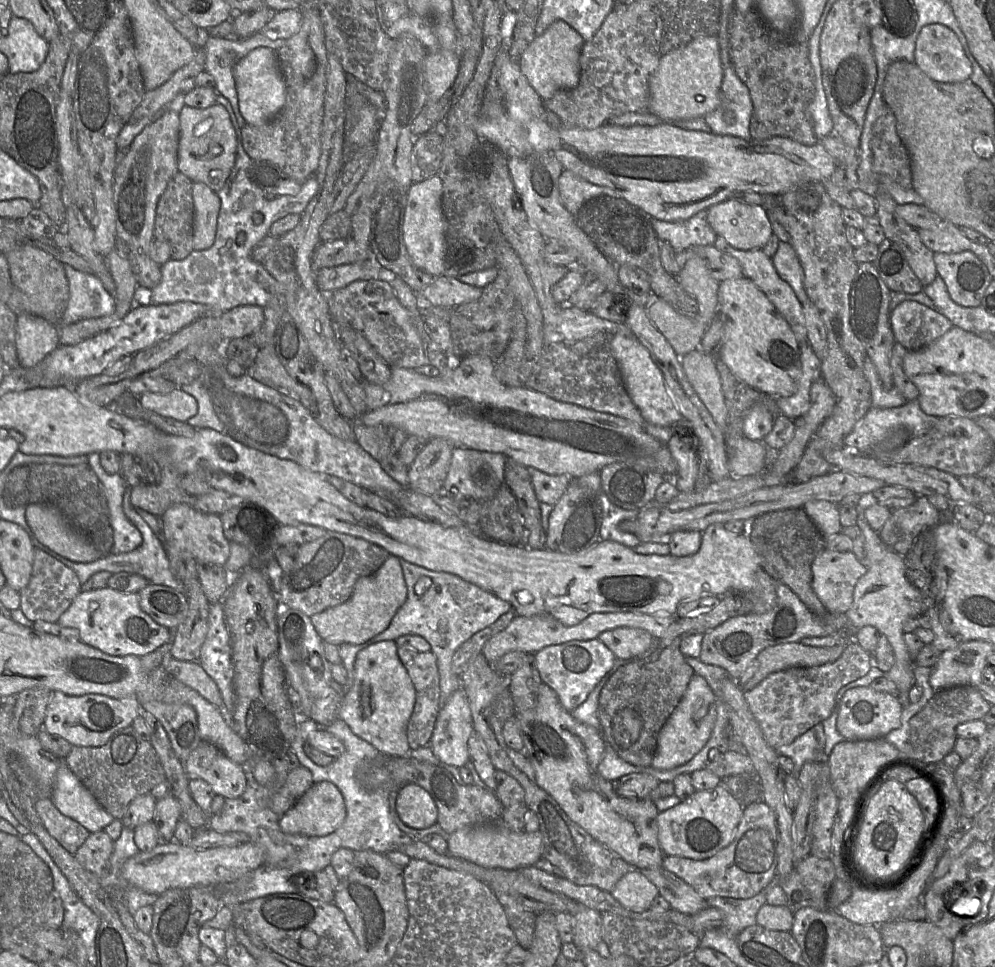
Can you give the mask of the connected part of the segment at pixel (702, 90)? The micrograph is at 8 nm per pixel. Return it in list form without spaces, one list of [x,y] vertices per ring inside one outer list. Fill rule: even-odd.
[[[717,36],[694,39],[688,44],[661,57],[649,79],[649,111],[672,123],[683,119],[703,118],[720,104],[723,68]]]

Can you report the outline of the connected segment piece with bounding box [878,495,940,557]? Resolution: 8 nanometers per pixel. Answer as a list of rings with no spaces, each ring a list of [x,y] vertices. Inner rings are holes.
[[[917,495],[912,505],[891,512],[888,520],[878,531],[878,535],[890,549],[904,557],[909,552],[916,537],[922,531],[931,529],[939,522],[940,512],[929,503],[926,496]]]

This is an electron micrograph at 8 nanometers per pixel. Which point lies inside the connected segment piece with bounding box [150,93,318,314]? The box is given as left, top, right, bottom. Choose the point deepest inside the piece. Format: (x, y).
(224, 276)

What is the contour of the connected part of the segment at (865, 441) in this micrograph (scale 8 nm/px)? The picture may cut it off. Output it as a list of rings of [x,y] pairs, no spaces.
[[[918,398],[896,408],[871,407],[853,430],[844,438],[844,447],[855,452],[868,452],[869,443],[881,439],[888,429],[905,427],[911,437],[921,437],[938,422],[940,417],[925,414]]]

